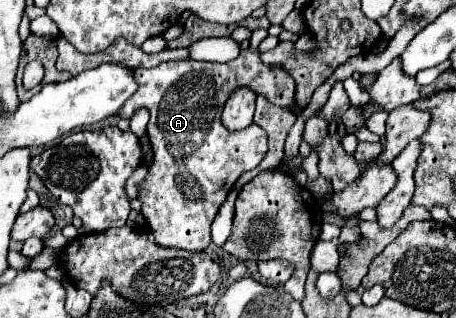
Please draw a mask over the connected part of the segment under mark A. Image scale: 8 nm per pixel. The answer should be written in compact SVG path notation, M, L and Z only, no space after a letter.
M241 50L239 58L227 64L199 62L199 60L177 60L177 62L173 60L173 62L159 64L155 68L139 68L135 70L135 80L139 88L123 104L123 108L119 110L119 116L131 118L139 106L145 106L151 114L151 120L147 124L147 134L151 140L155 162L149 168L145 182L141 184L141 202L143 202L141 212L147 218L149 228L159 246L175 246L175 248L197 250L197 252L205 250L211 242L213 218L219 206L223 204L225 196L233 188L235 180L243 172L253 170L267 152L267 134L257 124L251 124L247 130L241 130L241 132L231 132L223 126L221 112L227 96L237 86L245 84L257 94L263 94L267 100L271 100L277 106L291 106L295 100L295 82L285 70L265 66L259 60L257 50L255 52Z

